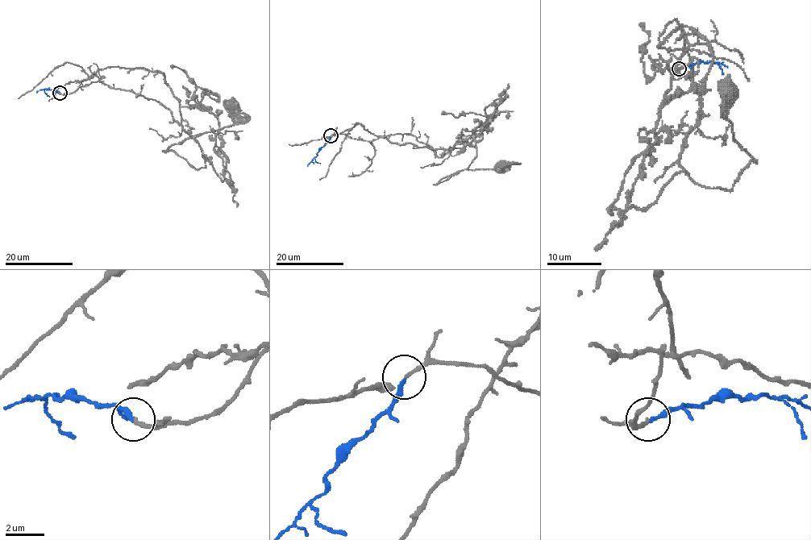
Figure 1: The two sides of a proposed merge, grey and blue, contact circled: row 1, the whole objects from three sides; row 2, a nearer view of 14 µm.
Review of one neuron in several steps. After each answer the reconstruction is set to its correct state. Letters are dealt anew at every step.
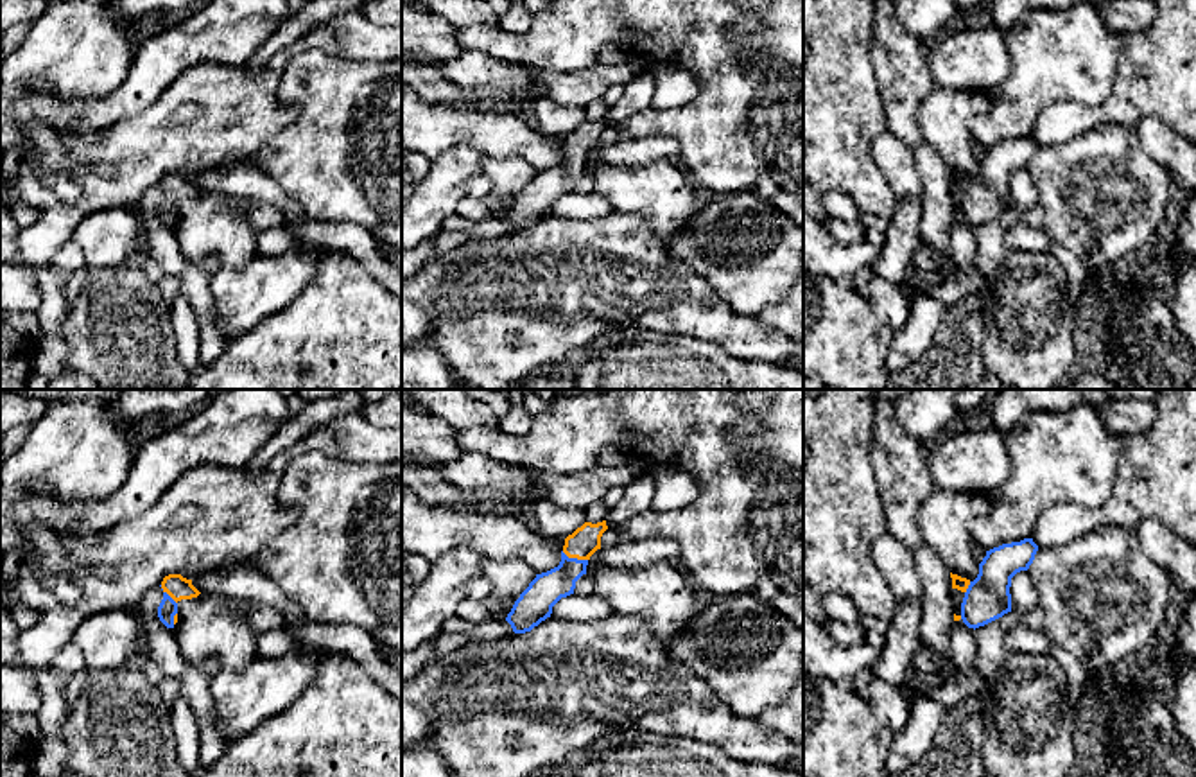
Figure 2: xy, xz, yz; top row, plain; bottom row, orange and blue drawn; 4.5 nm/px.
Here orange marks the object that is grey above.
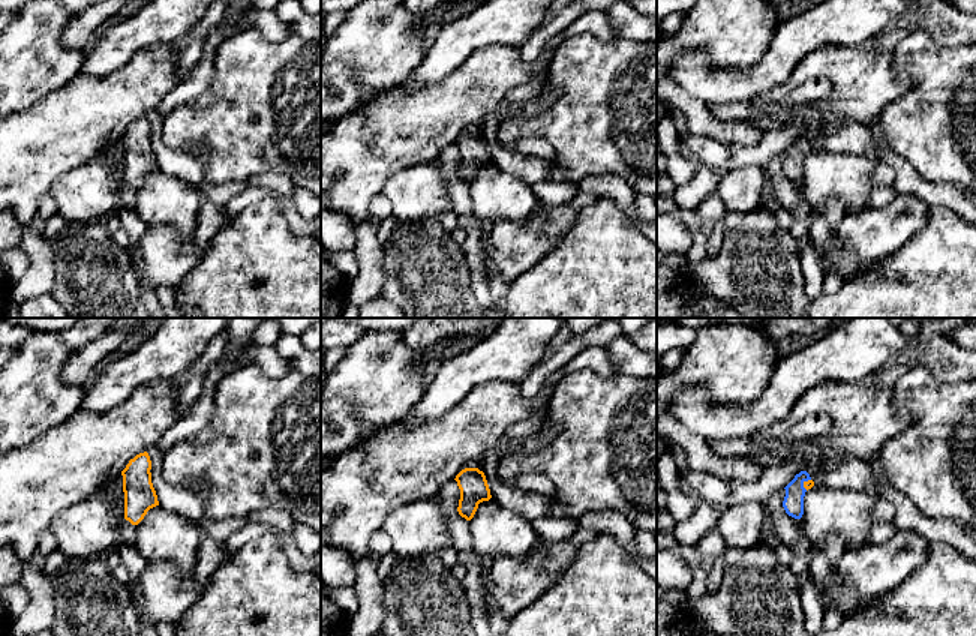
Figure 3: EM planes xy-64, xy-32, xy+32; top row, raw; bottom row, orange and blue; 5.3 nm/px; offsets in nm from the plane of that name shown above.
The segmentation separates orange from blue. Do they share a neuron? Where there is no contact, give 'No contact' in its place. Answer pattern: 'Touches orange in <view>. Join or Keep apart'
Touches orange in xz. Join

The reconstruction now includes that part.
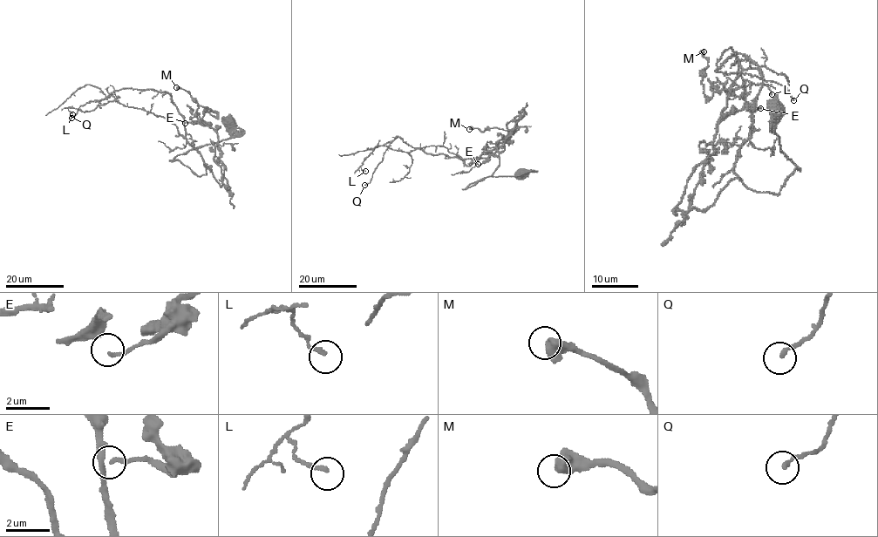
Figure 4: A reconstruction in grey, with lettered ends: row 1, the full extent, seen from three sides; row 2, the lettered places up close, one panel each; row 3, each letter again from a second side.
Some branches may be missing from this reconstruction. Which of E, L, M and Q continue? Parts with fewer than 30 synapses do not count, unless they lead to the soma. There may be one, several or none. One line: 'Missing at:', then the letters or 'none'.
Missing at: none

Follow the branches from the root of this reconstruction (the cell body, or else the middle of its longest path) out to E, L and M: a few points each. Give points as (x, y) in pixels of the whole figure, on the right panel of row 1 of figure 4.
E: (774, 110), (779, 148), (796, 166), (779, 193), (733, 179), (695, 208), (718, 121), (760, 108)
L: (774, 110), (796, 168), (757, 193), (734, 172), (752, 128), (739, 64), (731, 91), (772, 94)
M: (774, 110), (796, 166), (779, 193), (733, 179), (695, 208), (727, 105), (724, 90), (704, 93), (704, 51)

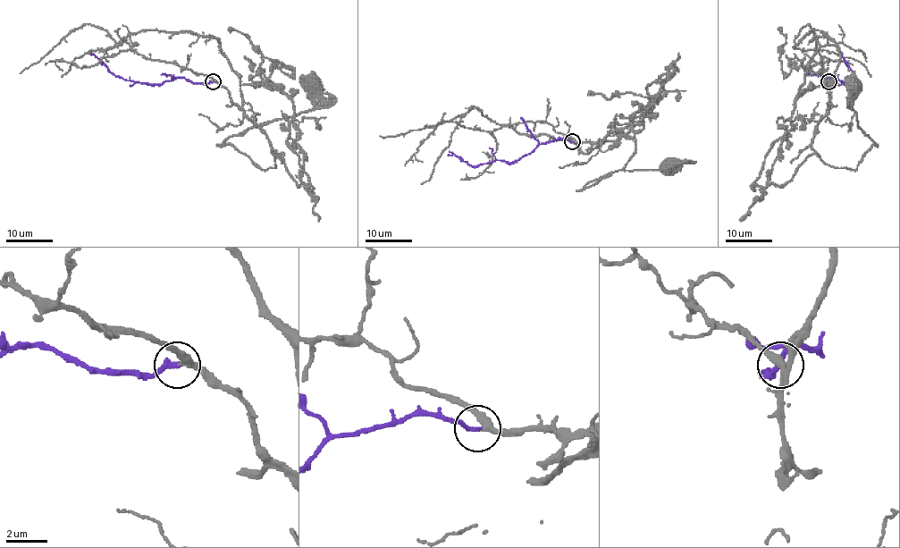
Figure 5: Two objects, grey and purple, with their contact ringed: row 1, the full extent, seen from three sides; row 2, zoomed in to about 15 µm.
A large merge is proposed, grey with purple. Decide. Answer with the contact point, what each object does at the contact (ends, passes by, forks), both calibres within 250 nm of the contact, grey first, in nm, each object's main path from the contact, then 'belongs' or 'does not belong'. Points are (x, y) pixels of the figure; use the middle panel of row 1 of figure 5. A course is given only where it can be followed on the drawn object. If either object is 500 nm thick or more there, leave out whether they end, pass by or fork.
at (572, 141); grey passes by; purple ends there; 320 nm thick on the grey side, 240 nm on the other; grey runs (572, 141), (601, 142), (630, 125), (631, 159), (590, 187), (590, 181), (617, 171), (670, 164); purple runs (572, 141), (552, 139), (539, 144), (517, 161), (495, 160), (476, 165), (448, 154); belongs

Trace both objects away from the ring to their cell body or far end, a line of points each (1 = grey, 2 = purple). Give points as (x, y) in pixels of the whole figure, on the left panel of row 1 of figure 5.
1: (213, 81), (228, 90), (265, 136), (275, 168), (260, 169), (225, 141), (308, 112), (314, 106), (311, 86)
2: (213, 81), (193, 83), (184, 78), (173, 78), (157, 83), (135, 82), (117, 77), (88, 53)

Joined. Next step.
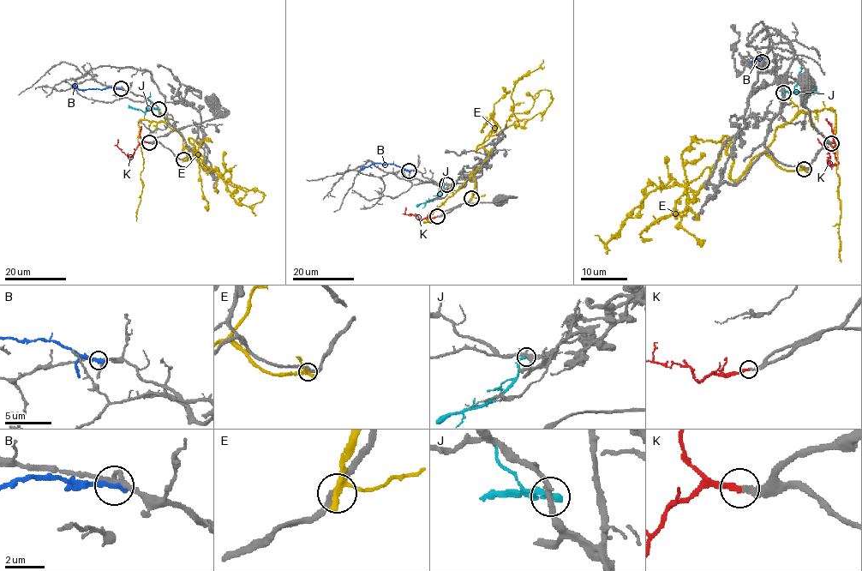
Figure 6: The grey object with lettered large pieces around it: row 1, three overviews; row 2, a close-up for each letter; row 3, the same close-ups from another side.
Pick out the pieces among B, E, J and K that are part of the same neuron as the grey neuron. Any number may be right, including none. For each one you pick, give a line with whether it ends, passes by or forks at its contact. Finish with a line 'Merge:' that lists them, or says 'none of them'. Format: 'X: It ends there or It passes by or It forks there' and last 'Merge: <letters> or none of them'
K: It ends there
Merge: K

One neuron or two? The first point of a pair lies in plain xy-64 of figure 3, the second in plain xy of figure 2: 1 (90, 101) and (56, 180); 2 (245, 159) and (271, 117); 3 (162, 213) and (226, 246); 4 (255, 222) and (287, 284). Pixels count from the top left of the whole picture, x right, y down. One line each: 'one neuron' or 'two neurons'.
1: two neurons
2: two neurons
3: one neuron
4: two neurons

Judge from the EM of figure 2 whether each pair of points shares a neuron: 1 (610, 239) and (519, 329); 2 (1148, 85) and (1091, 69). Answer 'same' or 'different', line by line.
1: same
2: different

